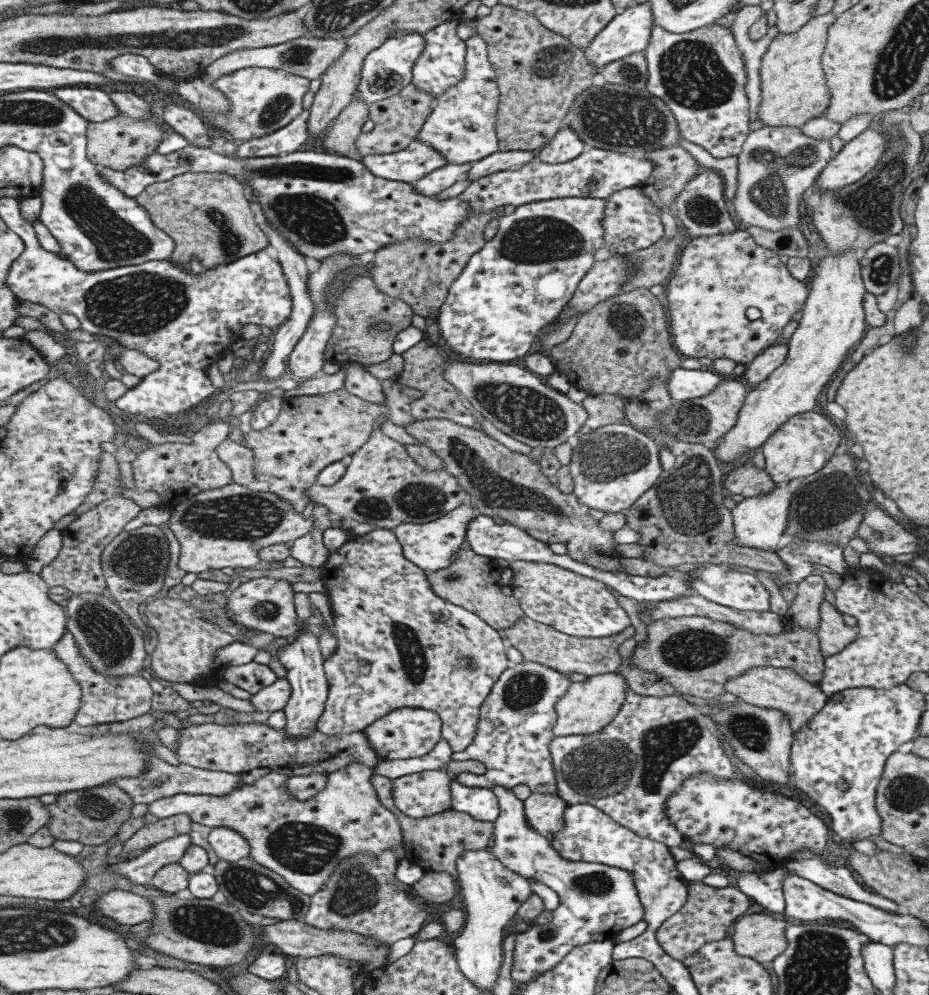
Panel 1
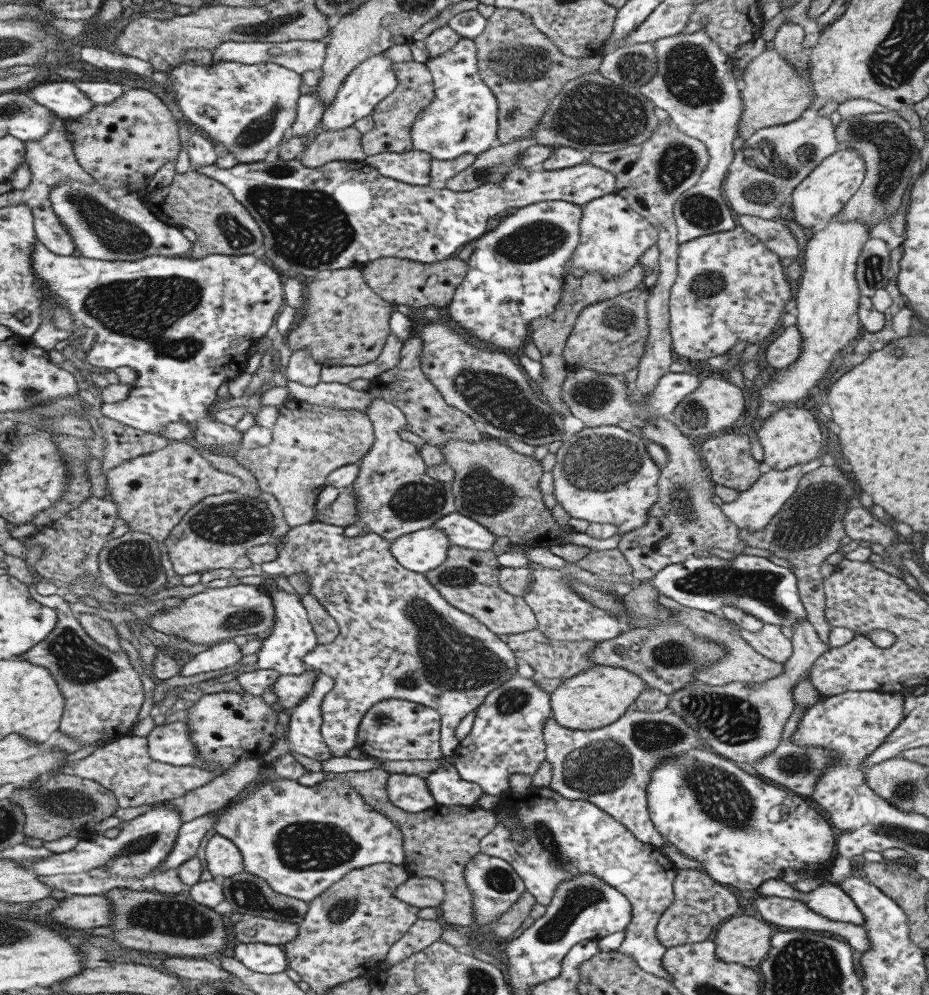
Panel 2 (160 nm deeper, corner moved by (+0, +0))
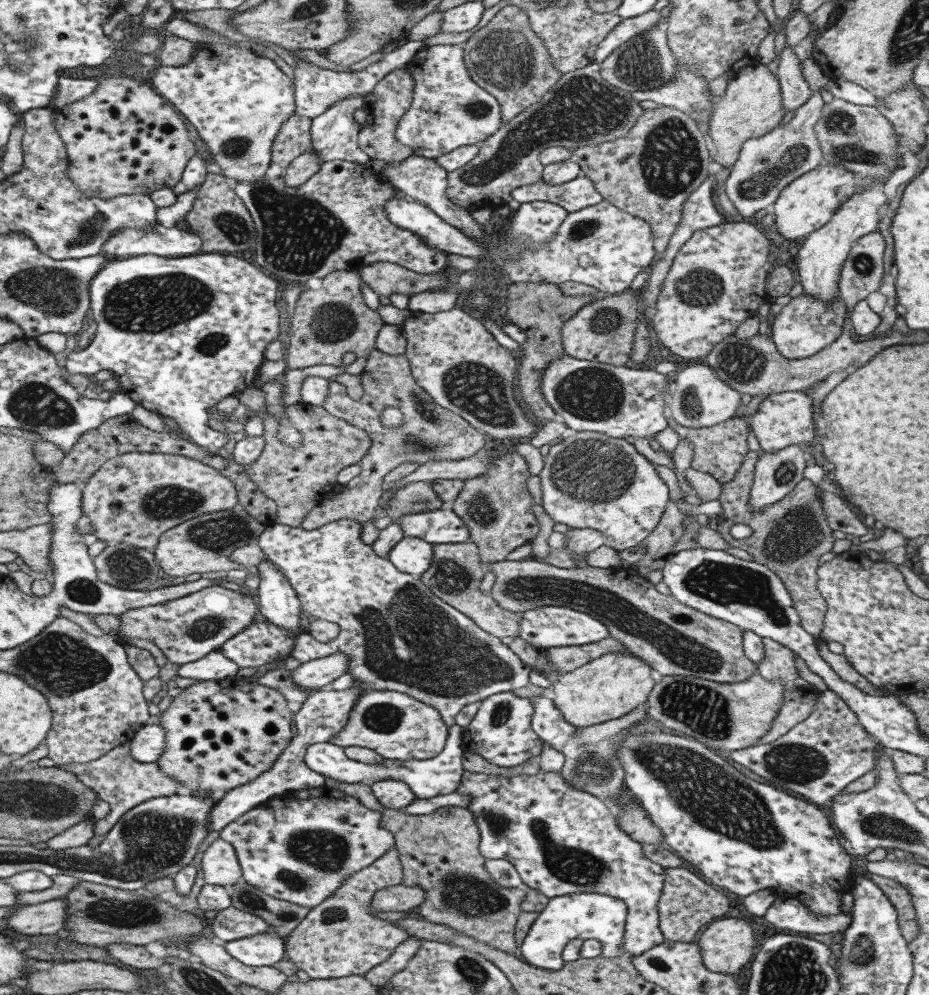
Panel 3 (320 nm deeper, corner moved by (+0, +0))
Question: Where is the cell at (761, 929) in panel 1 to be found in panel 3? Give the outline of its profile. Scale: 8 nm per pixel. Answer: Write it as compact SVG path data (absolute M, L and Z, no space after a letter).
M733 917L717 918L704 926L694 940L699 947L703 966L709 972L720 972L721 974L739 972L739 969L745 966L745 963L751 960L757 951L757 946L754 946L757 936L749 926L746 921Z

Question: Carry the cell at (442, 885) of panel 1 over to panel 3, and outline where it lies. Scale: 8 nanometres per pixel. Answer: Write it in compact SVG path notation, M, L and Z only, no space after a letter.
M395 885L375 891L370 907L379 912L412 912L423 897L421 887Z

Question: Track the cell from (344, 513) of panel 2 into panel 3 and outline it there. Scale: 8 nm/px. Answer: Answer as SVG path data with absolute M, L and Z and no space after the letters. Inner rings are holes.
M371 349L371 352L366 356L364 367L359 374L361 380L362 392L358 397L352 397L348 394L347 388L338 382L329 381L328 395L325 401L321 404L321 408L335 418L340 418L348 422L355 428L360 428L367 433L371 444L367 452L360 460L360 473L353 477L349 482L346 482L345 488L337 491L333 498L323 498L317 503L303 518L300 527L303 530L313 530L319 528L328 522L333 522L339 519L351 519L360 524L366 520L373 518L375 507L378 505L379 497L382 495L382 478L392 468L399 466L405 462L416 462L417 464L425 464L430 460L459 460L467 458L477 451L486 448L486 436L473 428L466 420L460 416L449 412L444 408L433 403L431 396L426 394L420 386L413 380L410 373L408 360L403 354L391 356L377 350ZM397 408L402 414L402 423L396 427L384 427L381 422L381 413L385 409Z

